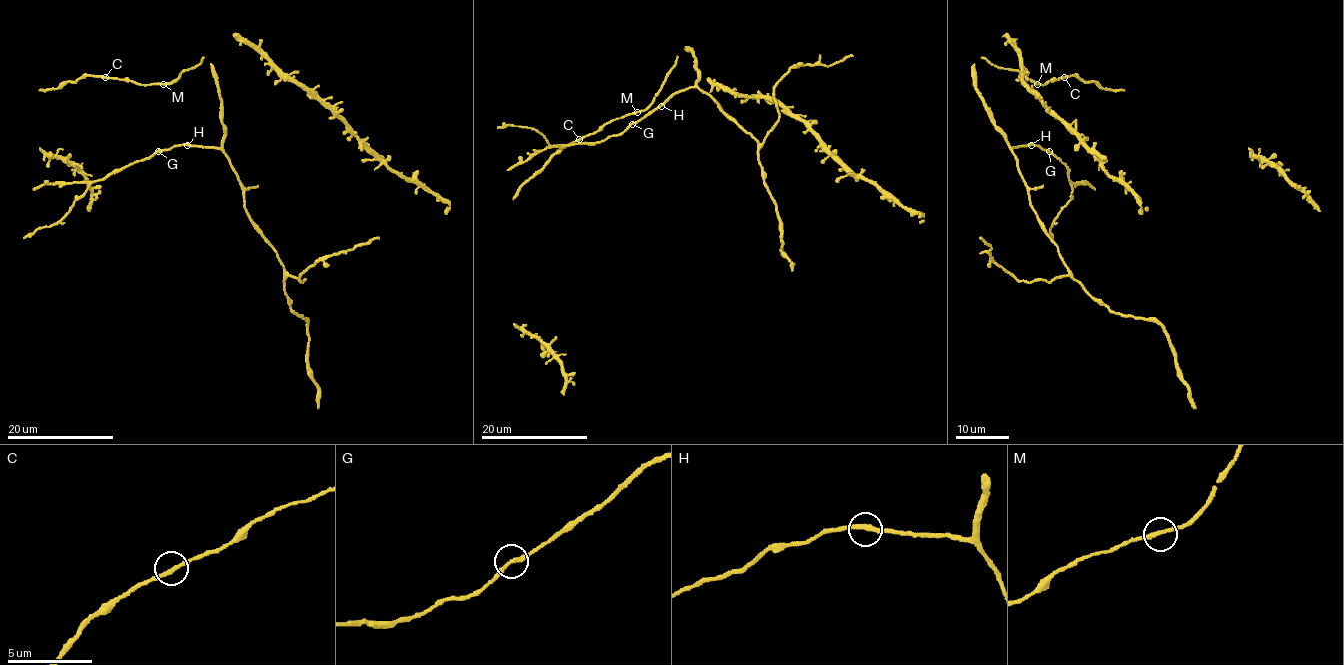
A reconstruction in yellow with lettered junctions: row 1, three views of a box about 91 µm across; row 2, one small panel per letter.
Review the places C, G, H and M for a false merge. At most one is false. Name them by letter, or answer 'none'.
none

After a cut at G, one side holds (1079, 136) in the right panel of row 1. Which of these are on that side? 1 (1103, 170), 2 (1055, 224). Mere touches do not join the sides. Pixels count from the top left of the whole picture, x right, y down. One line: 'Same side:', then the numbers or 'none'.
Same side: 1

